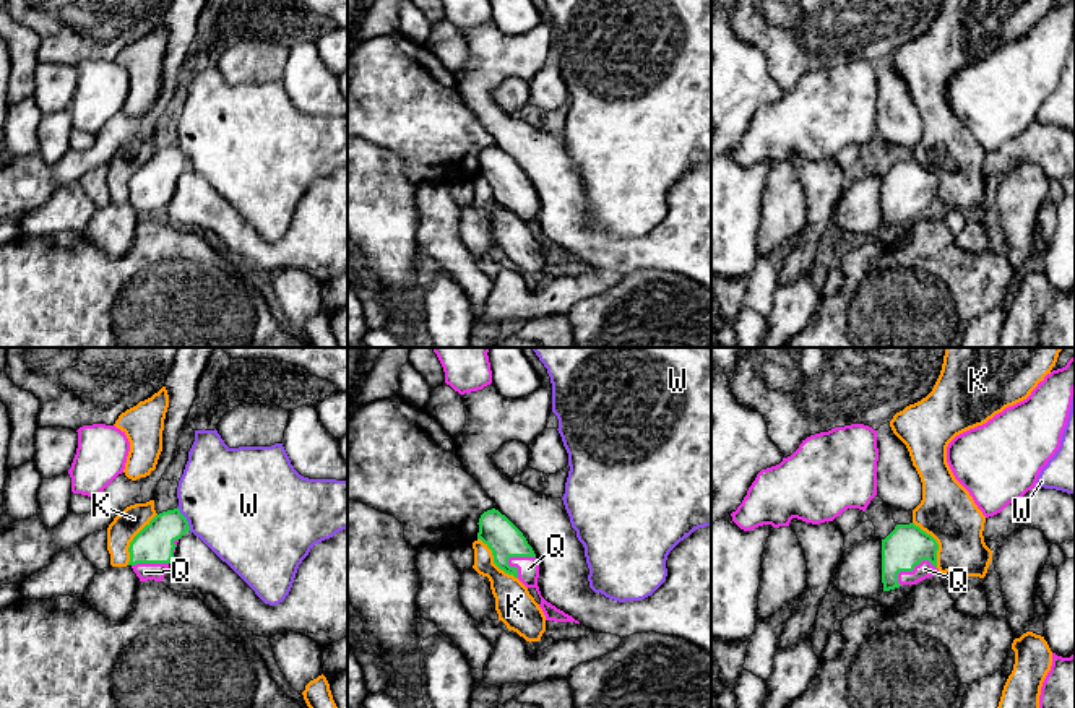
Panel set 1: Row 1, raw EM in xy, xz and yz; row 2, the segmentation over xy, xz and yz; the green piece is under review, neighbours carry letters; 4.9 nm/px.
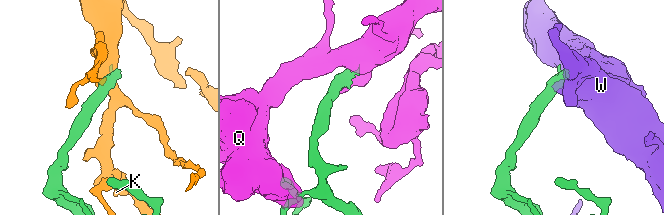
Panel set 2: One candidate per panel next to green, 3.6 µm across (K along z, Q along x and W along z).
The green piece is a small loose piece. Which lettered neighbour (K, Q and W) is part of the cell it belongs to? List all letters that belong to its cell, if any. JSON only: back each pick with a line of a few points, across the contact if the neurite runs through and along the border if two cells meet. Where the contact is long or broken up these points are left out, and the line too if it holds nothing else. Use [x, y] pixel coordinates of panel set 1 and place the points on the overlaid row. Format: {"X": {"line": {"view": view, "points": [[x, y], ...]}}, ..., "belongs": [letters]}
{"belongs": ["Q"]}

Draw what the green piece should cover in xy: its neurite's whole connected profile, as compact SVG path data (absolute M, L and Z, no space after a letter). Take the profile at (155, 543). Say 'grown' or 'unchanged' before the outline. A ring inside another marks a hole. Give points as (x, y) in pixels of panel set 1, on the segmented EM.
grown; M179 508L156 515L130 542L130 562L140 581L162 581L179 539L190 531Z

